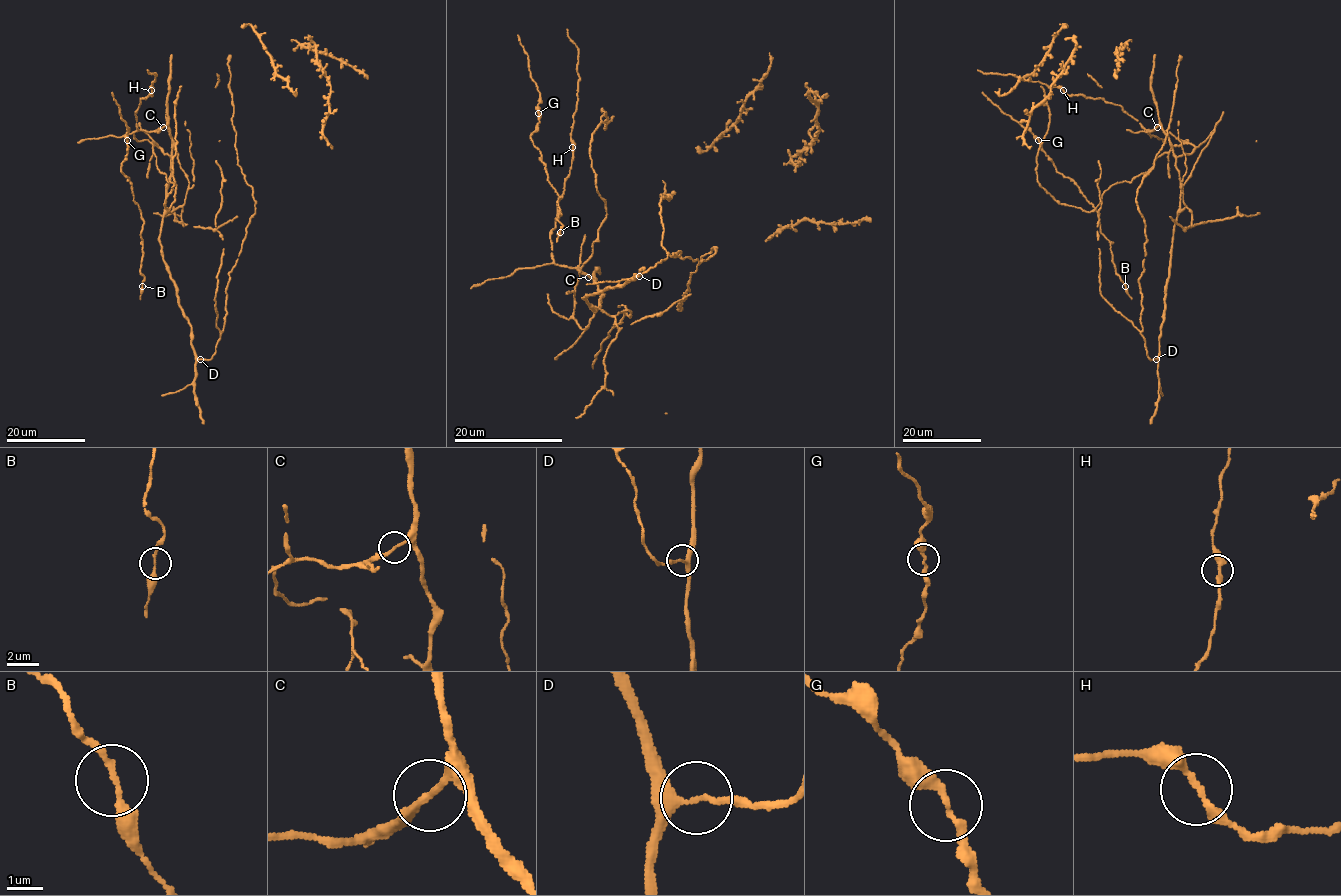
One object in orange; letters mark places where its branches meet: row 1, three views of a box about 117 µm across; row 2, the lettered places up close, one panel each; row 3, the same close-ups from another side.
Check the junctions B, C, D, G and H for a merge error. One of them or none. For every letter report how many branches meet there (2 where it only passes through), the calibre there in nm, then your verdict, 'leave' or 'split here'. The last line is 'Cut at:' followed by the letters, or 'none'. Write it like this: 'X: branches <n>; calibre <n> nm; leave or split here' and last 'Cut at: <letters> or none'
B: branches 2; calibre 160 nm; leave
C: branches 2; calibre 180 nm; leave
D: branches 2; calibre 200 nm; leave
G: branches 2; calibre 240 nm; leave
H: branches 2; calibre 220 nm; leave
Cut at: none

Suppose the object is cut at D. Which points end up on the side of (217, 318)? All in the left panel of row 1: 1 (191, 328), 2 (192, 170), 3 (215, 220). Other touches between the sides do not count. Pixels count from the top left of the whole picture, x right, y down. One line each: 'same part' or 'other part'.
1: other part
2: other part
3: same part

